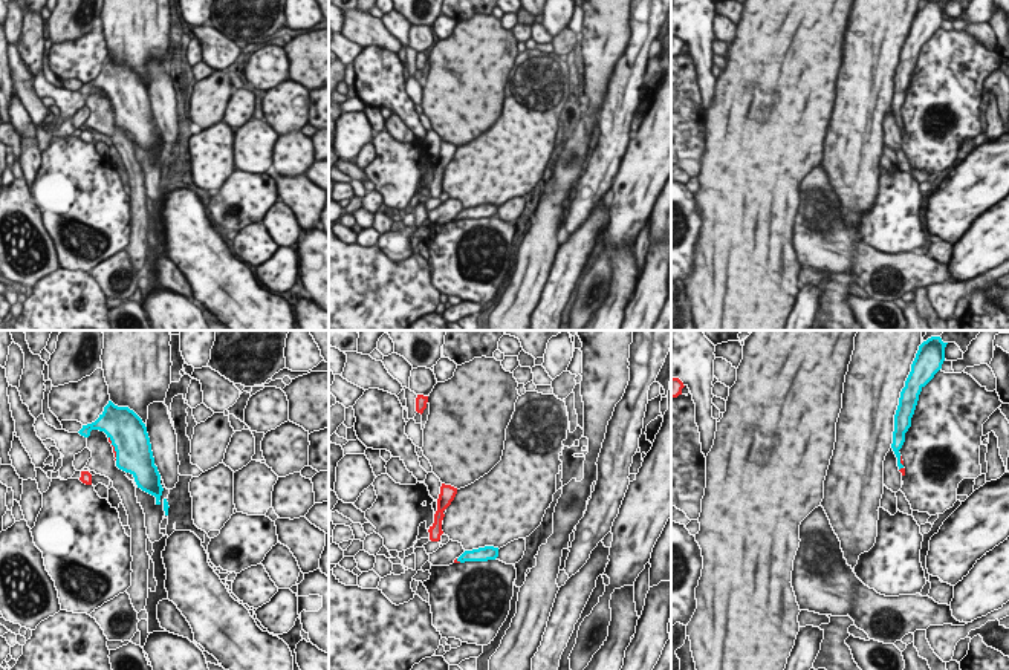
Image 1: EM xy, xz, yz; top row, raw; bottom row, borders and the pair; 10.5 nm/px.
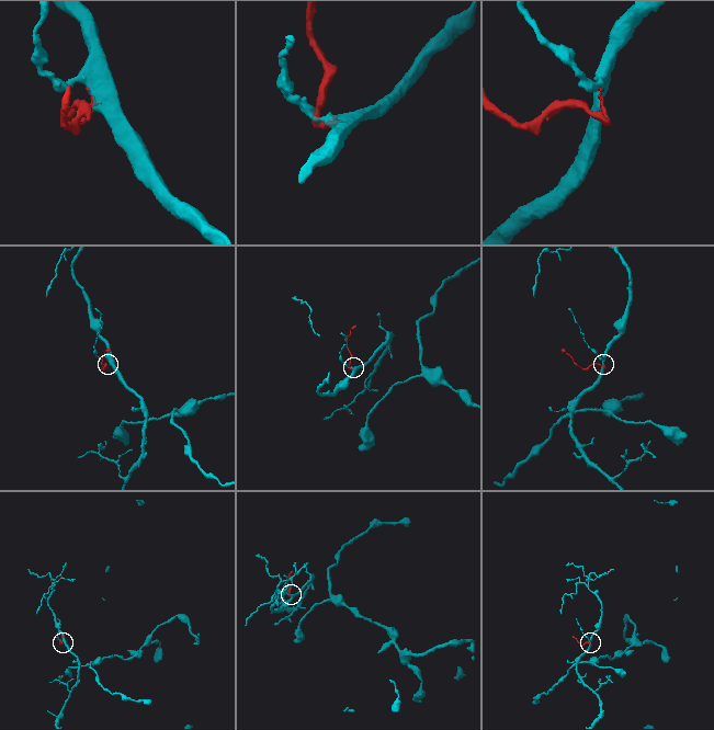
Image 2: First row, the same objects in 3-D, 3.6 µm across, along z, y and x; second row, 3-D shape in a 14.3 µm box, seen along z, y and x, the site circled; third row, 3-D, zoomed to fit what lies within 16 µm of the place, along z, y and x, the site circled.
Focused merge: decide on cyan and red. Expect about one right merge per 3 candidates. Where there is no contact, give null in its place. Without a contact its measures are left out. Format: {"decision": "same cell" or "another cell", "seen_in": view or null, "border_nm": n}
{"decision": "same cell", "seen_in": "xy", "border_nm": 240}

